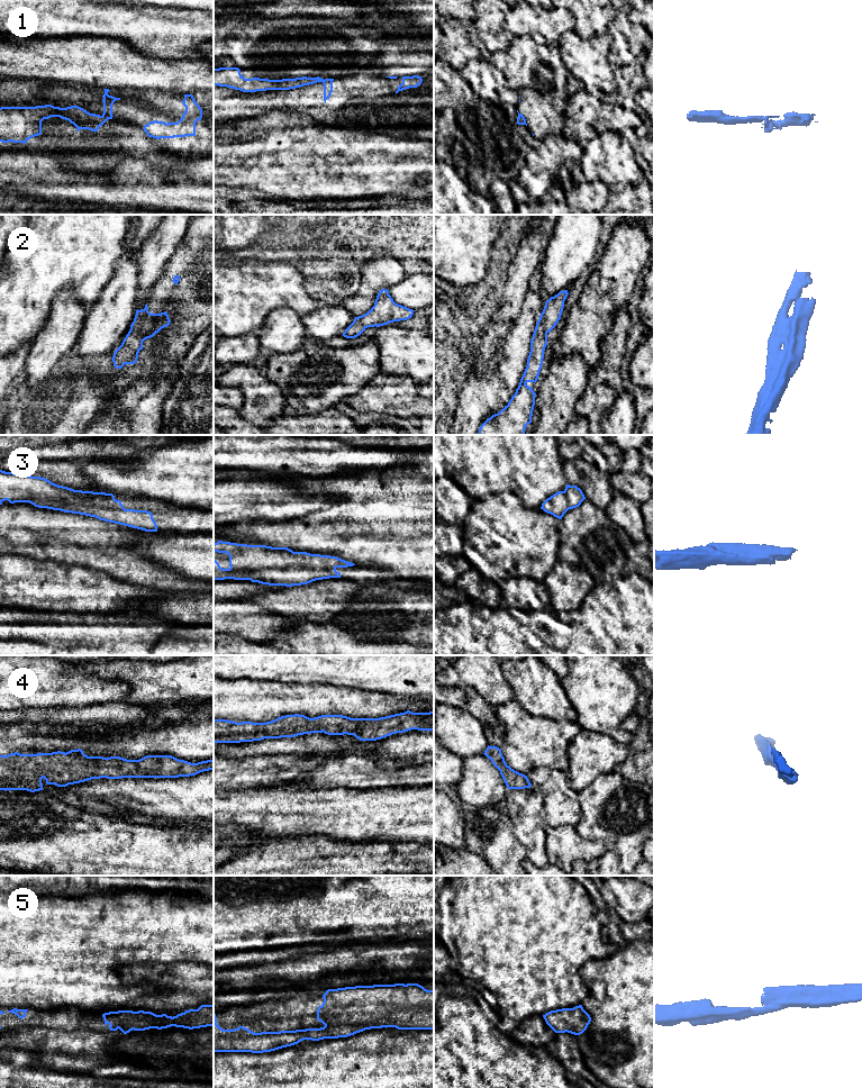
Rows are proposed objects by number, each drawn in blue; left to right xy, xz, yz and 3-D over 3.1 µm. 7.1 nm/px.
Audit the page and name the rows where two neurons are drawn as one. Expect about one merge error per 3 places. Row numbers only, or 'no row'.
1

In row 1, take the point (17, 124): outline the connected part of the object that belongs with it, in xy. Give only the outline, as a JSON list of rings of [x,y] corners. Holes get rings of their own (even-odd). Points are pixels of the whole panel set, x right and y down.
[[[52,105],[36,107],[1,107],[0,108],[0,142],[24,143],[31,137],[42,135],[42,121],[51,117],[69,120],[78,129],[98,132],[108,119],[90,114],[79,106],[66,108]]]

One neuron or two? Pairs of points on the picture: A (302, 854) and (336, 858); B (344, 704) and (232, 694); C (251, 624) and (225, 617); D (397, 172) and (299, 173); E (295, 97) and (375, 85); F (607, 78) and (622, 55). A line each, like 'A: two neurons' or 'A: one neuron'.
A: one neuron
B: one neuron
C: one neuron
D: one neuron
E: one neuron
F: two neurons

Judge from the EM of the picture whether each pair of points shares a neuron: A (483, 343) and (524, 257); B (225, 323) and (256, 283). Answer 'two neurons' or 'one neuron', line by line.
A: one neuron
B: one neuron

